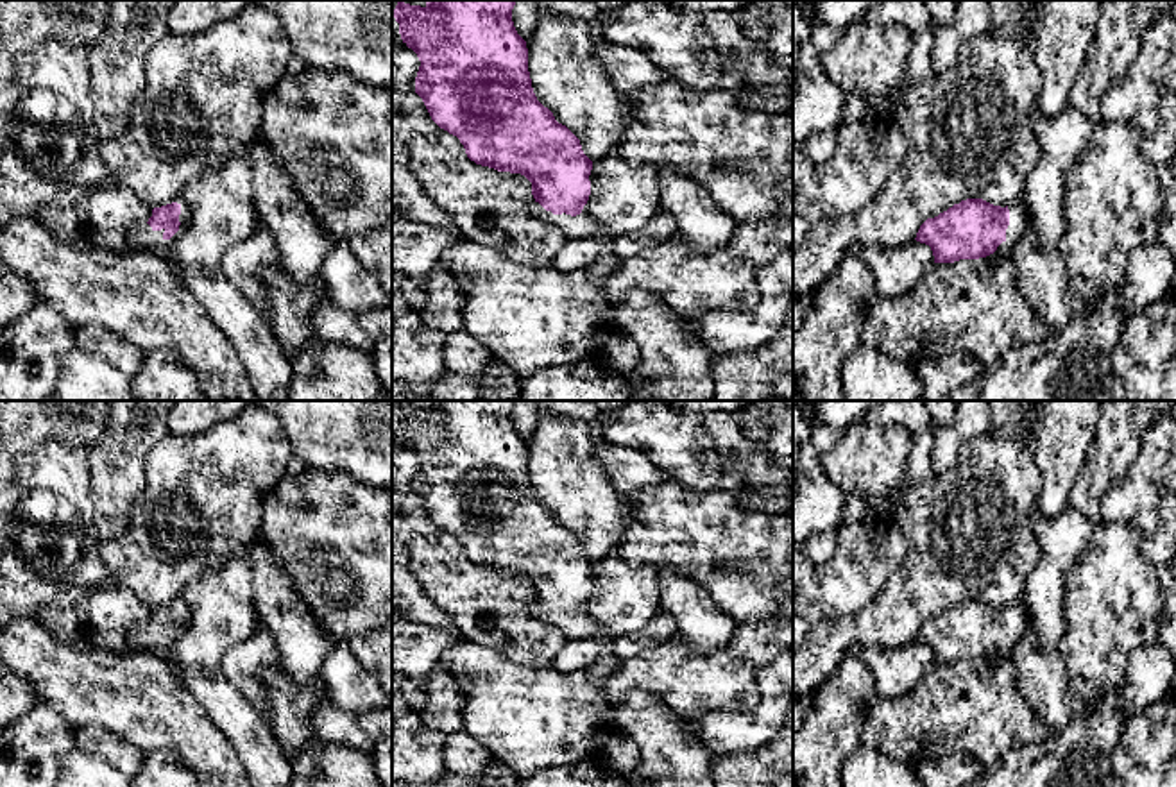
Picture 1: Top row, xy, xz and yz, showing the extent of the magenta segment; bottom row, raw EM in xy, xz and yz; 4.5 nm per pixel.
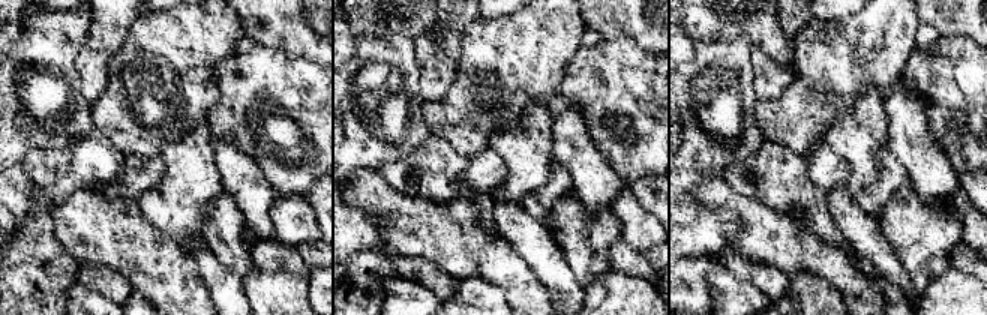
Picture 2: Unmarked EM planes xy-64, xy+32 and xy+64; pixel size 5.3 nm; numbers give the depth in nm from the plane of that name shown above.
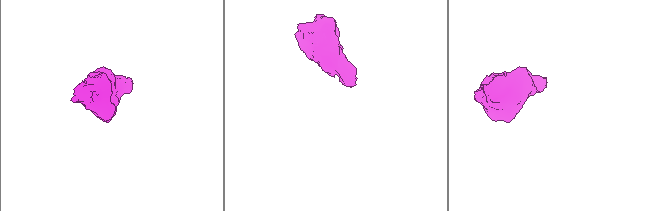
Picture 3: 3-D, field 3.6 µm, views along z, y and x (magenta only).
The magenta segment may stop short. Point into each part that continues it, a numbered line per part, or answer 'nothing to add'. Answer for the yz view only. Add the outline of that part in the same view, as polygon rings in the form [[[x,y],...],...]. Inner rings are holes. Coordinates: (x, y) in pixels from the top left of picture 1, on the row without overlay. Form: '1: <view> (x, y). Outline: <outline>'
1: yz (1019, 614). Outline: [[[1024,601],[1011,603],[1008,610],[1010,610],[1010,626],[1006,630],[1006,640],[997,647],[997,651],[1006,658],[1011,656],[1011,649],[1022,637],[1031,617],[1029,608]]]

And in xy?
1: xy (142, 639). Outline: [[[175,597],[174,603],[181,606],[181,615],[179,615],[179,631],[170,639],[165,640],[161,631],[154,631],[147,622],[141,626],[136,626],[131,630],[127,637],[127,649],[134,653],[154,653],[158,656],[165,656],[166,649],[181,637],[186,633],[190,622],[192,622],[192,612],[190,606],[183,597]]]

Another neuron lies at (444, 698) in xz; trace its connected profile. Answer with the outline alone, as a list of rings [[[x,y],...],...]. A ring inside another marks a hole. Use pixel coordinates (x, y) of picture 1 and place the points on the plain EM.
[[[444,664],[433,669],[422,689],[426,694],[422,723],[446,737],[464,730],[465,694]]]

